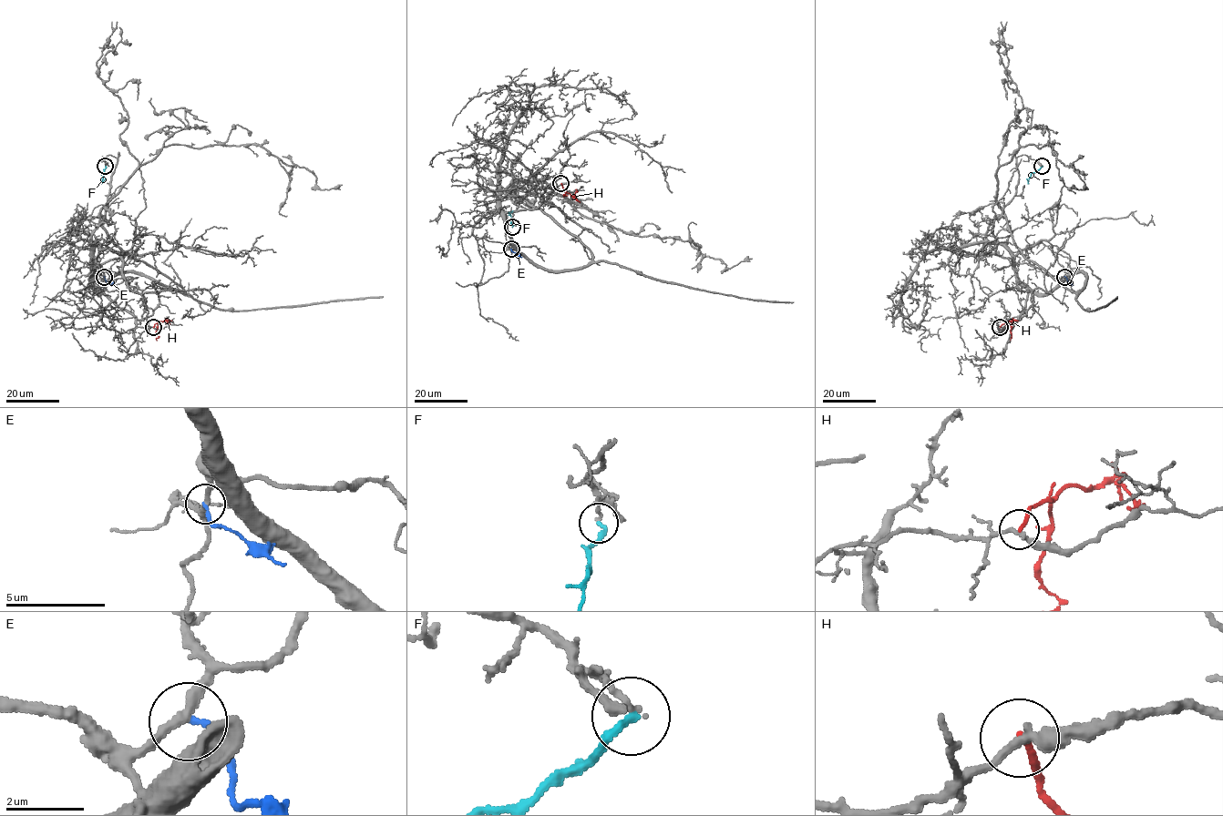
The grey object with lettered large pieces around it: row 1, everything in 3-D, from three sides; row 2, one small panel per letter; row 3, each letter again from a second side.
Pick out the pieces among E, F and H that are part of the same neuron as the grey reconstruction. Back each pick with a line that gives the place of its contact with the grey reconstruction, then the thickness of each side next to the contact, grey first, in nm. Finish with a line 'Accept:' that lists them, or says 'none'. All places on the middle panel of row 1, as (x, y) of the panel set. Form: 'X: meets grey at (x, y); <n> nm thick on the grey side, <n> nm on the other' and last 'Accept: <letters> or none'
Accept: none

